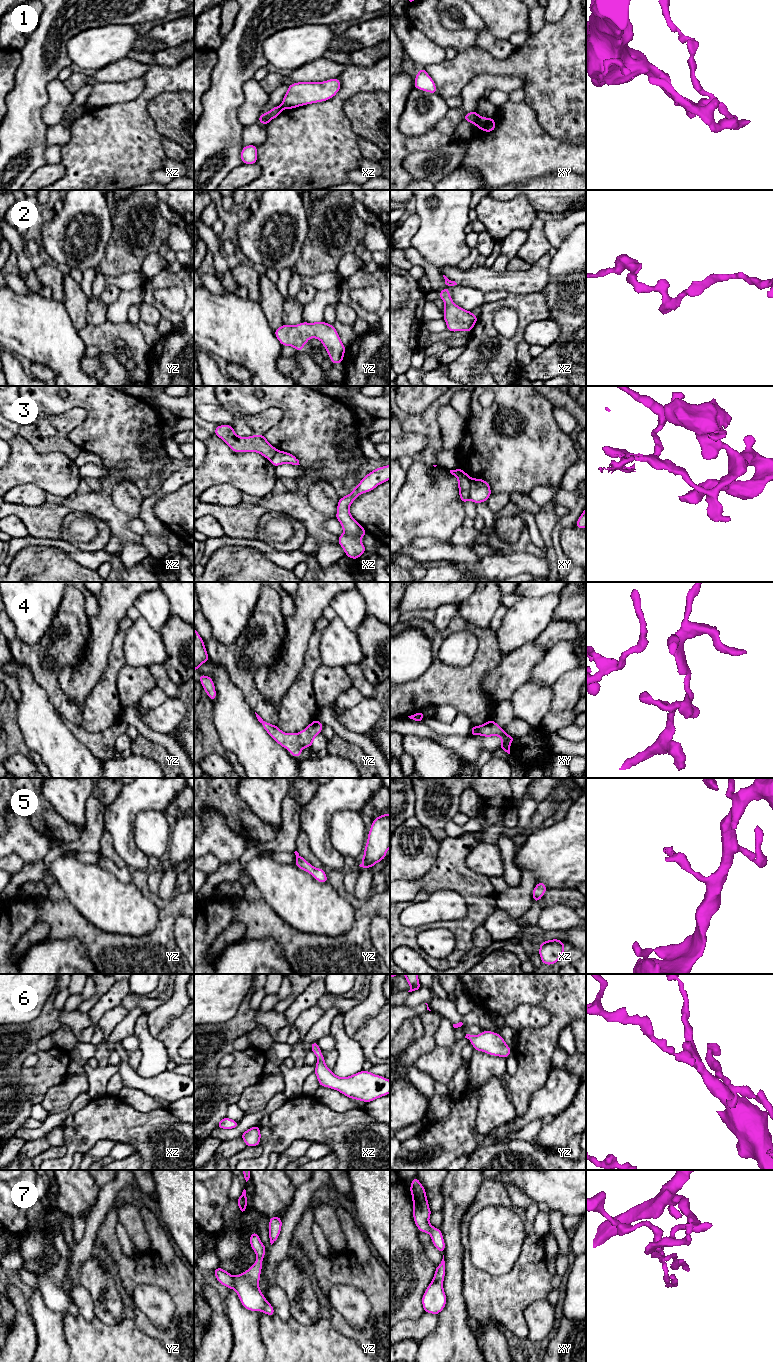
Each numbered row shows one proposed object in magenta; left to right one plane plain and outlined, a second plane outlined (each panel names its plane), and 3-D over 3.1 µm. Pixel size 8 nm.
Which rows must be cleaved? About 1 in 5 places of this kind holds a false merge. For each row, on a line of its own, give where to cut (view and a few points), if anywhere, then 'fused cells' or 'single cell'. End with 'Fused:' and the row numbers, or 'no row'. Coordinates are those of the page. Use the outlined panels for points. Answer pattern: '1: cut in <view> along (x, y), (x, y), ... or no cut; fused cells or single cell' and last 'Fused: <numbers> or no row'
1: cut in xy along (482, 117), (476, 125); fused cells
2: no cut; single cell
3: cut in xy along (471, 478), (468, 498); fused cells
4: no cut; single cell
5: no cut; single cell
6: no cut; single cell
7: no cut; single cell
Fused: 1, 3

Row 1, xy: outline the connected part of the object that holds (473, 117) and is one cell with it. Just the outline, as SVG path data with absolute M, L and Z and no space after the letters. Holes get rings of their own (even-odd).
M473 111L465 114L464 121L470 122L473 125L477 125L481 118L482 117L476 111Z

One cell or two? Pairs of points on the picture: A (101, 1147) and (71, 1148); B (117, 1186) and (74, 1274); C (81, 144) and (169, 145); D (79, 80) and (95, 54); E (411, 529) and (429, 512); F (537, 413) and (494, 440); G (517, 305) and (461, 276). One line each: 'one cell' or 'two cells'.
A: two cells
B: one cell
C: two cells
D: two cells
E: one cell
F: one cell
G: two cells

